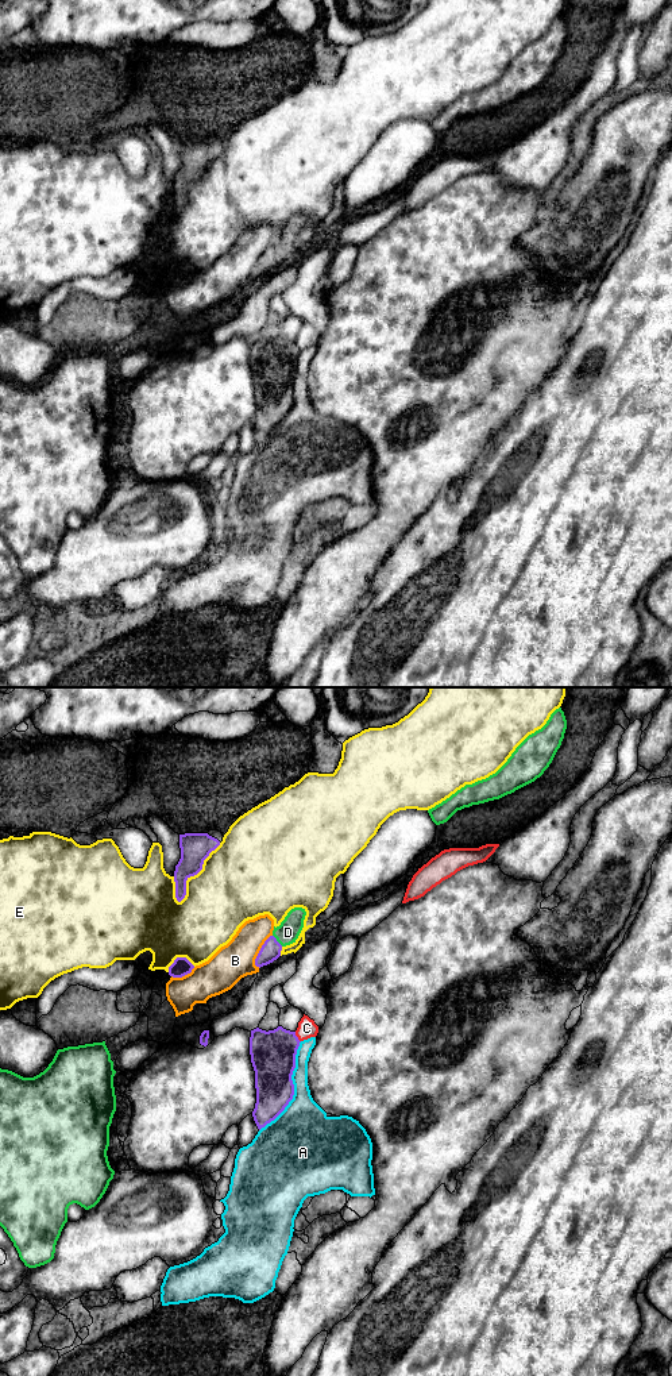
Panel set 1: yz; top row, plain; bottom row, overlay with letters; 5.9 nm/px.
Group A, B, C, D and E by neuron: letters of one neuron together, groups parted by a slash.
A / B / C / D / E

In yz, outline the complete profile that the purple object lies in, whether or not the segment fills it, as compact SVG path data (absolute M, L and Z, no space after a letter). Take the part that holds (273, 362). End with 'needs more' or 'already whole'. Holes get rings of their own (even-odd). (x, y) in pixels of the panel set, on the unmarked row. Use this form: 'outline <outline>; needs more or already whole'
outline M278 335L274 339L251 339L250 363L255 379L256 412L254 429L260 439L274 429L294 404L291 389L300 355L296 340Z; already whole

